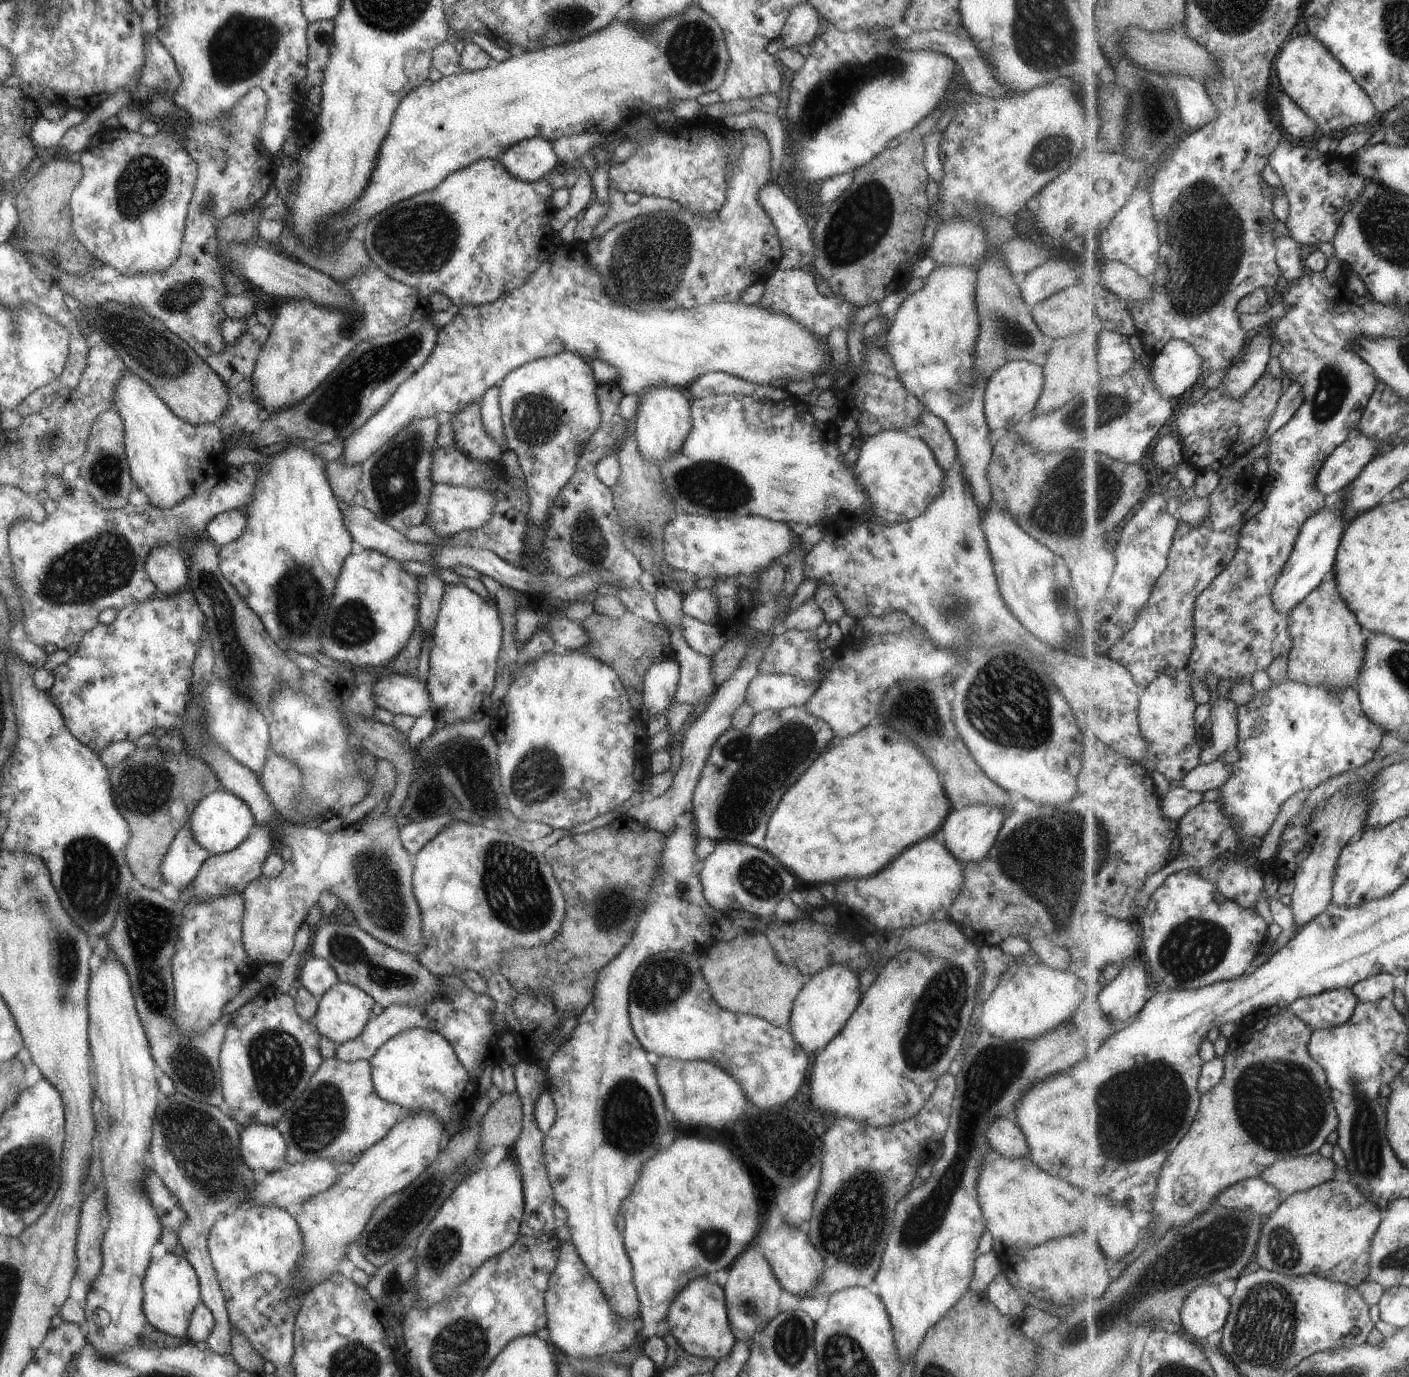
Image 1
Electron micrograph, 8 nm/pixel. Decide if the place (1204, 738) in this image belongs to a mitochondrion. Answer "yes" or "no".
no

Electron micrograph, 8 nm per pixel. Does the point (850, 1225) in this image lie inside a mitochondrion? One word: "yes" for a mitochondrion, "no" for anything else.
yes

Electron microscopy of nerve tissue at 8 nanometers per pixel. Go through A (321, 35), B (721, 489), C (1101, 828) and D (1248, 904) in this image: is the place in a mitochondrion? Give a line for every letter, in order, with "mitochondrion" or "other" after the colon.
A: mitochondrion
B: mitochondrion
C: other
D: other

